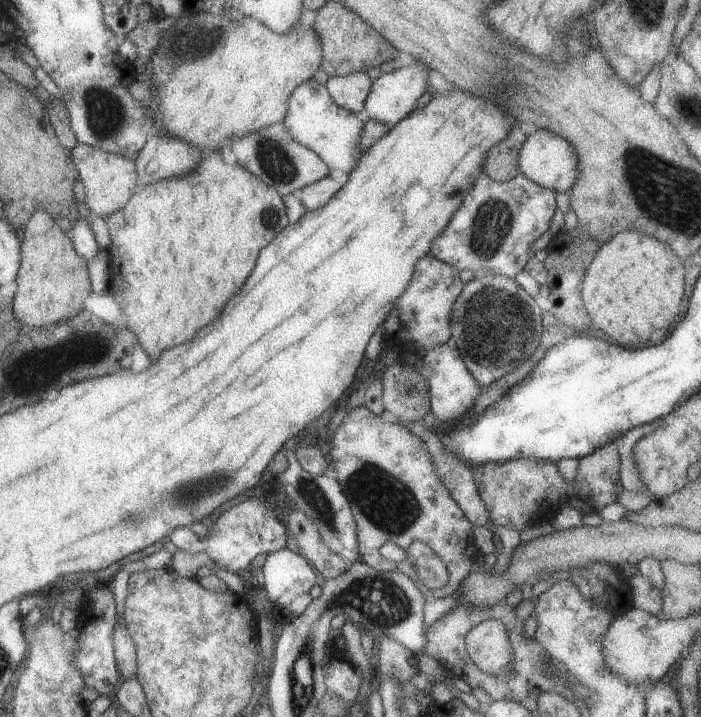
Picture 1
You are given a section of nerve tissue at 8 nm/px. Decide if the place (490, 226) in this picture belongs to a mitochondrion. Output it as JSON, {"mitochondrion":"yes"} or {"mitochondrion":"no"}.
{"mitochondrion":"yes"}

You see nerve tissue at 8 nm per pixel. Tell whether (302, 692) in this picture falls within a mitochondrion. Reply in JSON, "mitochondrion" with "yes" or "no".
{"mitochondrion":"yes"}

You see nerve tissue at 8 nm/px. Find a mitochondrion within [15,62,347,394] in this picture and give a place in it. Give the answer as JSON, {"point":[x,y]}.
{"point":[106,111]}

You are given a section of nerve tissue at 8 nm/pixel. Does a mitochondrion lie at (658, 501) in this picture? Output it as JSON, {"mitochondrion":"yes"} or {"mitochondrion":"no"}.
{"mitochondrion":"no"}

